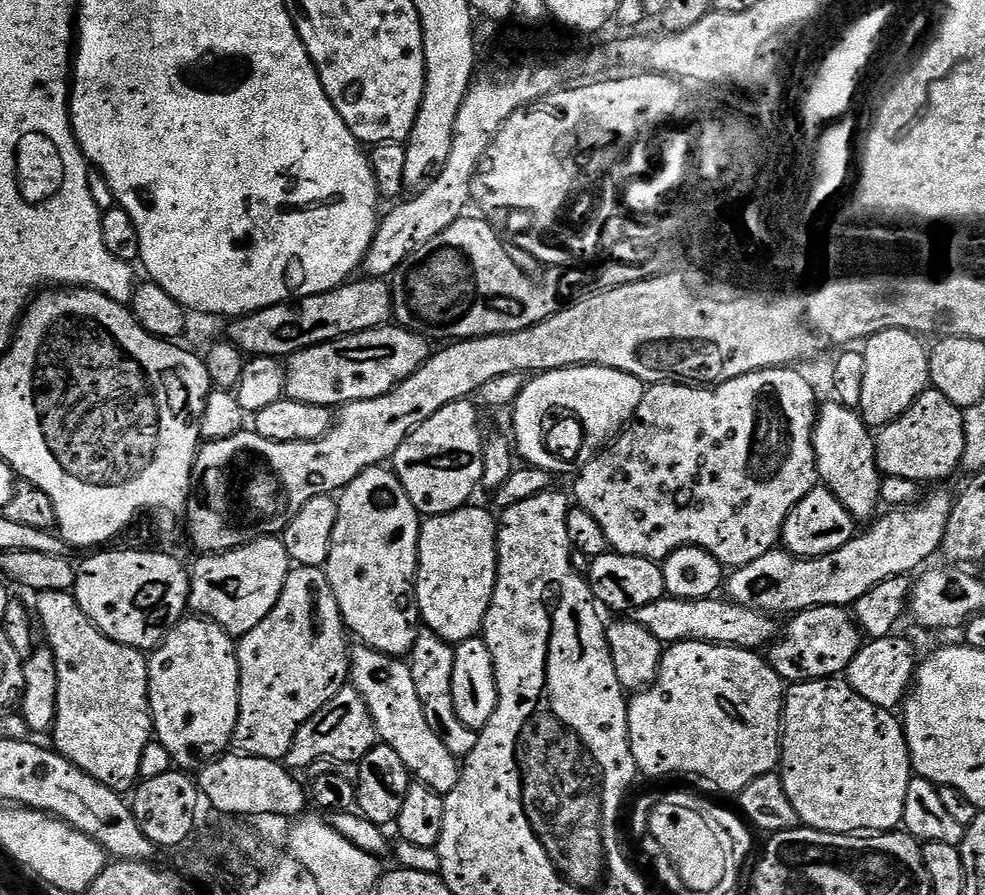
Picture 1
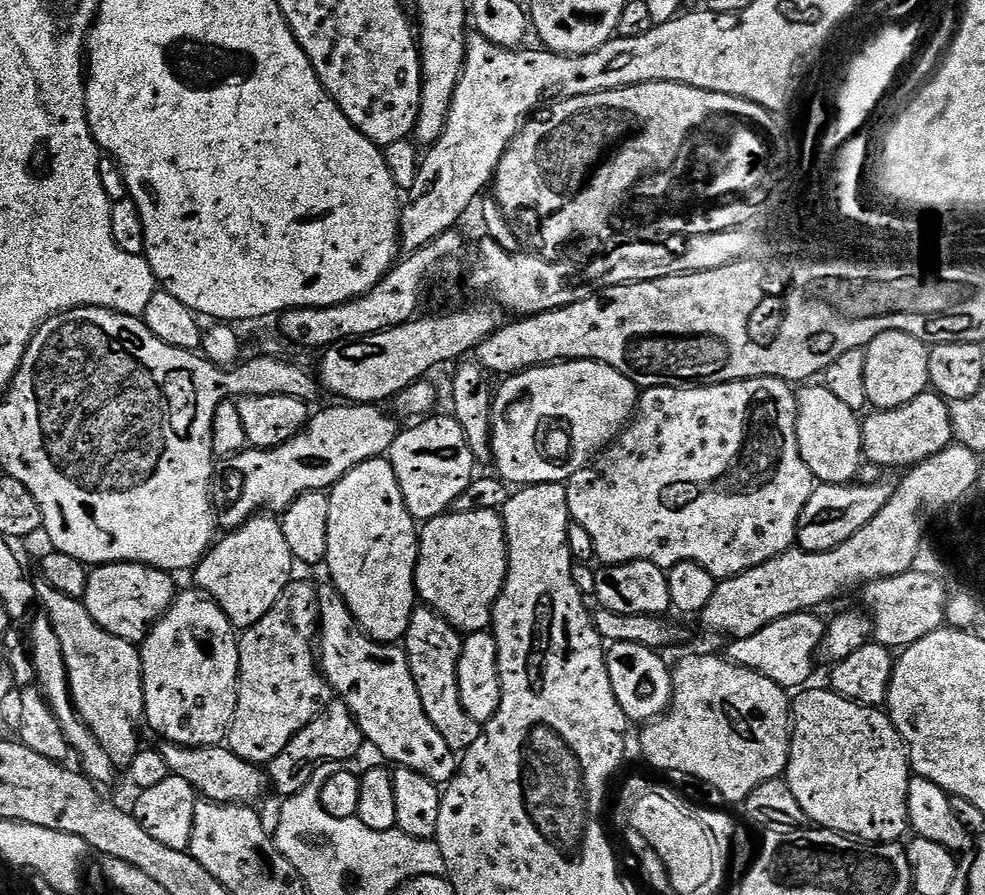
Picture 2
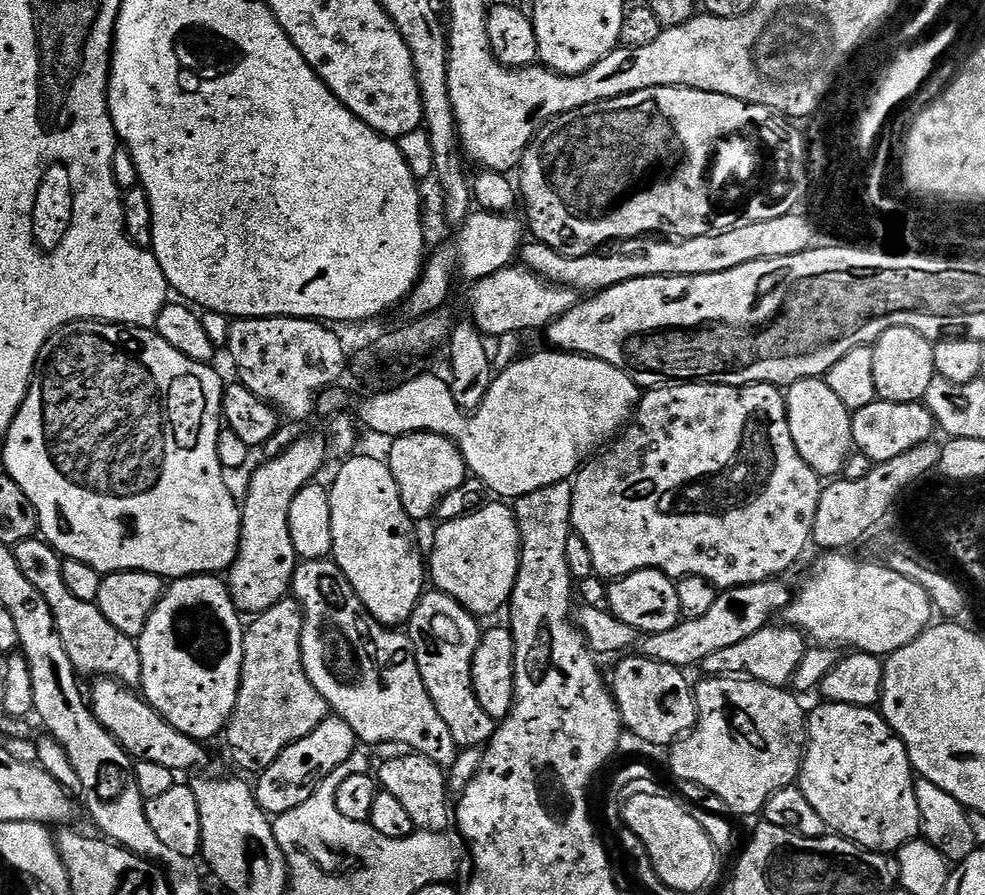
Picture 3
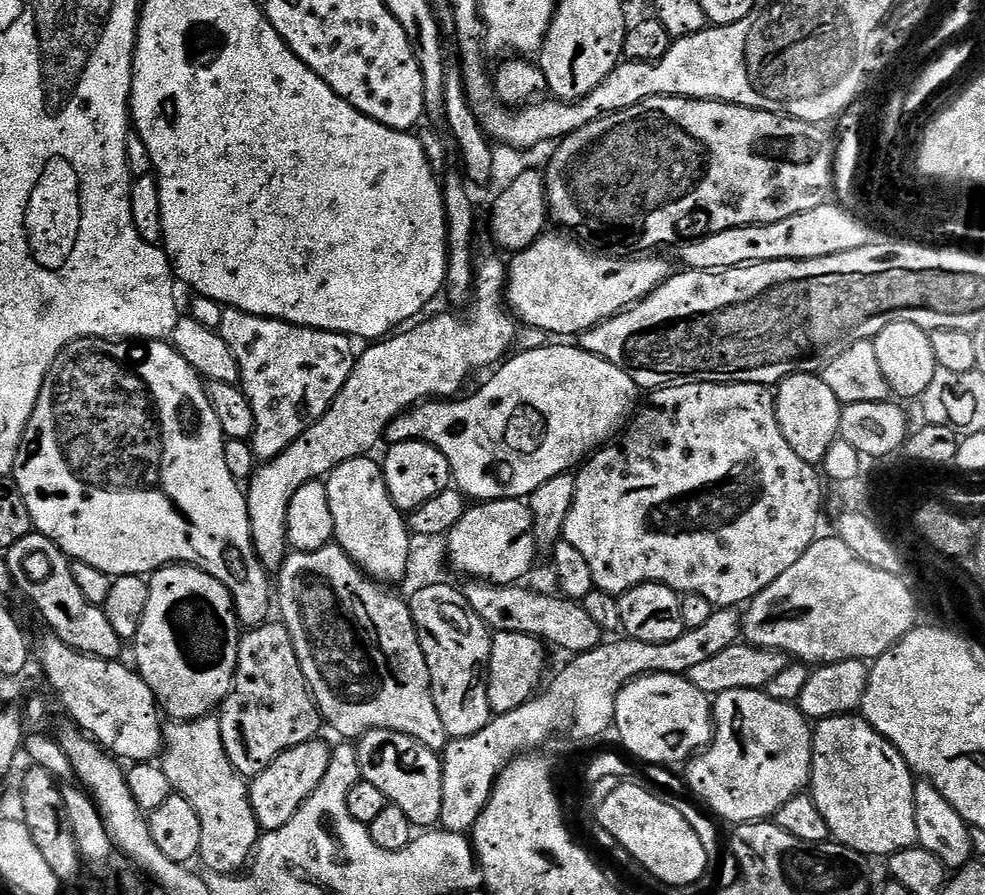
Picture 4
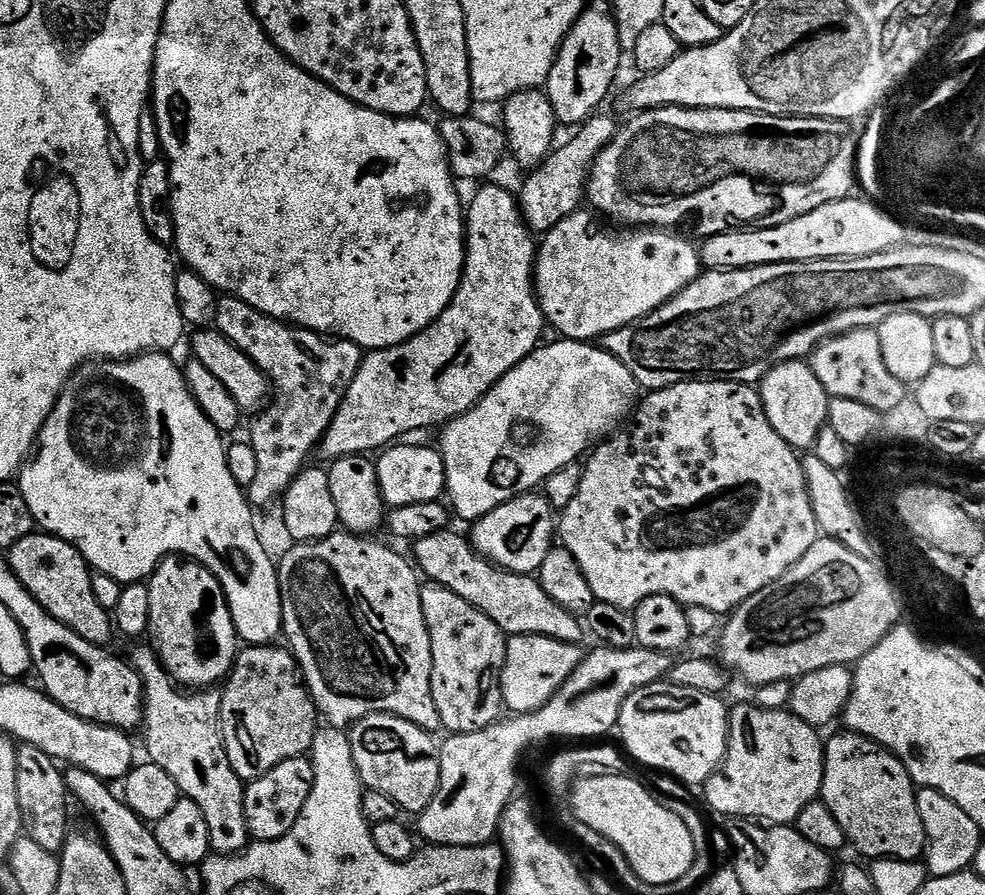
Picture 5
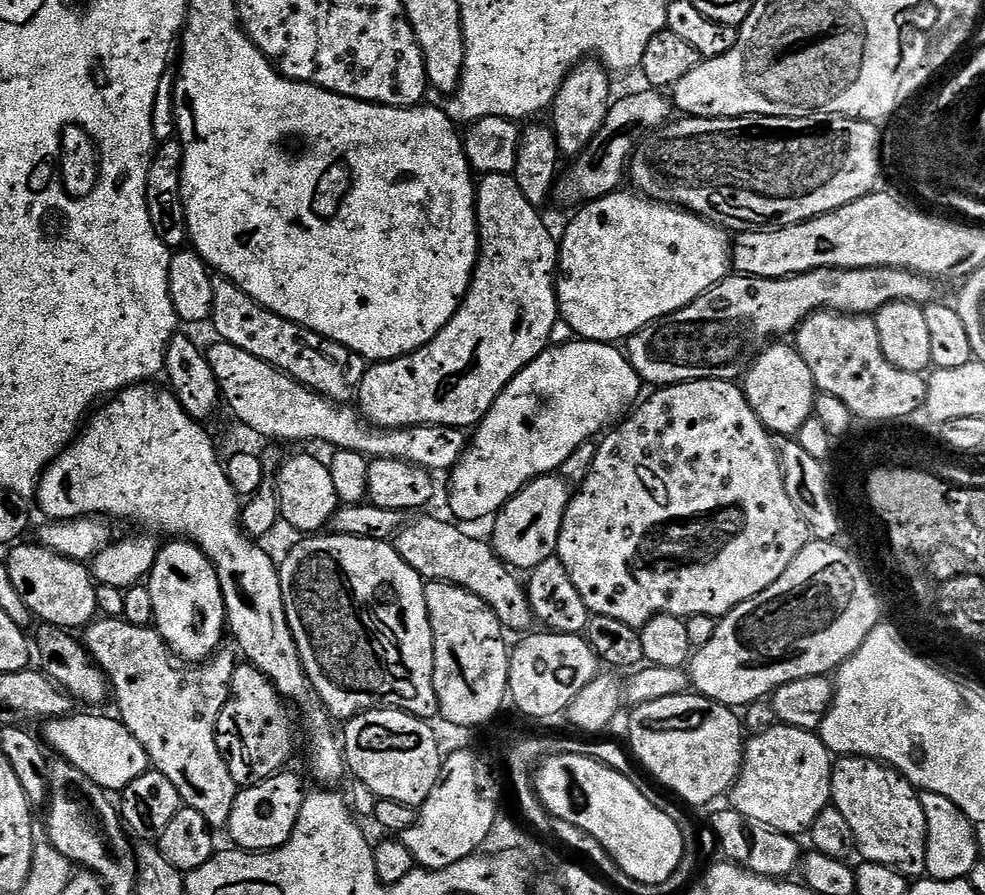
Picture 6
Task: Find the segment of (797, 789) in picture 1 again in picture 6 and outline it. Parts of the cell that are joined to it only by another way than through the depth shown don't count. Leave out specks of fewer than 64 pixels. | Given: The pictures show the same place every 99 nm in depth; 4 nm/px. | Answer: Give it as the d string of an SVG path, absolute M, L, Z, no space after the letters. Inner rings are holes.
M845 756L837 759L832 770L831 803L842 810L846 822L850 822L856 839L855 851L861 852L864 860L896 868L909 878L925 875L926 814L922 810L920 792L901 772L881 761L869 760L866 756Z

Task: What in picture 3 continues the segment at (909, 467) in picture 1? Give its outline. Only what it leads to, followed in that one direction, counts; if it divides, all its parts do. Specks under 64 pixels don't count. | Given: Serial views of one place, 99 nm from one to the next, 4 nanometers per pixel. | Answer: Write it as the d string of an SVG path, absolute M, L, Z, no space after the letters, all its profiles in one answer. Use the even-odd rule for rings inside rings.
M876 399L870 406L862 406L862 410L852 412L852 443L855 451L872 460L873 464L890 462L890 458L898 458L898 454L906 454L906 450L914 450L918 446L929 443L933 439L932 431L938 425L927 404L895 404Z

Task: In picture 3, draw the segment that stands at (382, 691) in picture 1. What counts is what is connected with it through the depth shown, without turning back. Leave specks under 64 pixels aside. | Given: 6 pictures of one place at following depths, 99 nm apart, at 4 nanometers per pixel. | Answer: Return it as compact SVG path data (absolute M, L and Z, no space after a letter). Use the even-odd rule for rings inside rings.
M306 560L297 563L296 572L292 575L291 595L304 611L302 626L302 662L314 690L326 698L329 709L350 730L354 730L357 741L364 744L405 744L405 749L418 752L430 758L442 769L450 770L456 756L462 749L454 742L446 722L434 710L430 694L422 682L418 662L414 658L414 646L407 631L397 630L387 624L379 624L362 606L354 586L346 578L336 561Z

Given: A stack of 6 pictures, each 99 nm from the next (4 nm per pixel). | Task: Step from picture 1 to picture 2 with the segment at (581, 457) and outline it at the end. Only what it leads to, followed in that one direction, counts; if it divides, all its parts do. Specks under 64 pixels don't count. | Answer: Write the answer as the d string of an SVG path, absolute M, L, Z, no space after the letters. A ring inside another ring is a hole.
M565 360L559 364L541 364L539 368L527 368L525 372L518 372L509 376L504 384L495 389L492 402L492 454L494 468L501 480L509 486L523 486L525 484L564 484L578 470L592 463L631 421L638 403L638 389L630 378L626 378L618 370L598 363L597 360Z

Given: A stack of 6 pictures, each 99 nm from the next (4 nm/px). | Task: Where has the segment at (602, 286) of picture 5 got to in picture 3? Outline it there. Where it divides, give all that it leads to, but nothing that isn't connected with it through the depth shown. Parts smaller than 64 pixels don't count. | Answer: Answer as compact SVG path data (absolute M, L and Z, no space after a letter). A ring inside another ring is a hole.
M516 267L503 268L471 285L472 293L468 296L472 303L470 319L485 337L508 336L511 332L528 332L531 328L547 329L578 302L576 289L550 284L527 267Z

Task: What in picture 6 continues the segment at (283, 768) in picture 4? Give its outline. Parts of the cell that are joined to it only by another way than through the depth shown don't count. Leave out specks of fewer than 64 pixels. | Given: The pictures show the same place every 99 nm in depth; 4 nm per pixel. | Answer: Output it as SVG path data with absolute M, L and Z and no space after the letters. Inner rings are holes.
M281 770L256 784L241 787L234 798L226 833L237 849L246 852L269 852L280 848L291 838L300 821L306 789L304 780L296 772Z

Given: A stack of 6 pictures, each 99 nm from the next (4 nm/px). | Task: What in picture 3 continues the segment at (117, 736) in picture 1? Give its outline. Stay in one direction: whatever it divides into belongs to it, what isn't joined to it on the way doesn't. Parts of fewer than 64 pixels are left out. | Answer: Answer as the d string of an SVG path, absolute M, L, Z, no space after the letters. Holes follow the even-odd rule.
M43 538L23 540L14 548L18 558L18 566L22 566L22 574L30 578L30 583L46 598L50 606L50 614L54 614L54 626L66 646L66 654L70 654L70 662L81 677L111 678L119 680L125 686L136 686L140 683L142 662L137 641L131 636L122 634L118 626L110 626L102 614L102 610L90 602L82 602L82 598L74 598L70 590L66 590L66 578L62 578L60 569L61 555Z

